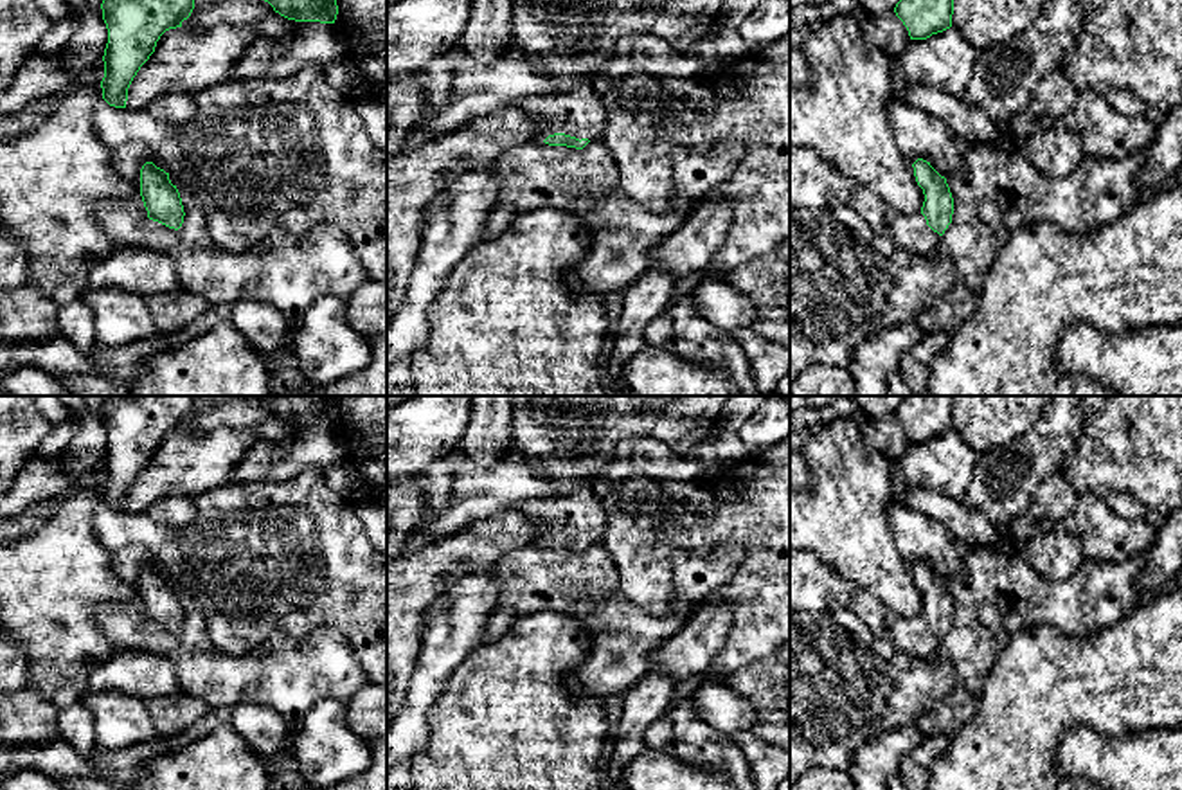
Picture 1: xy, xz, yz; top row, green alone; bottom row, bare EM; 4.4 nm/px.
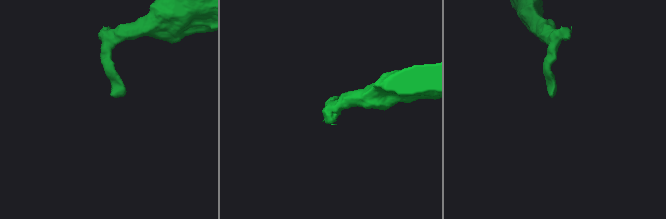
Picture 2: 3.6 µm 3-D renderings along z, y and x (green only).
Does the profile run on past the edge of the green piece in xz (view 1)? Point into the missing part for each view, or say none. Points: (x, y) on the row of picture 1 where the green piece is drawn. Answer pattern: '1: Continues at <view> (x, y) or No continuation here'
1: Continues at xz (580, 112)

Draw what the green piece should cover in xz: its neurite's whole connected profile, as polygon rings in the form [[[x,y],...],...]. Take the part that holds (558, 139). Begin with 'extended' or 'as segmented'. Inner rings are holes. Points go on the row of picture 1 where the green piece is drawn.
extended; [[[585,79],[572,90],[527,95],[511,106],[545,122],[536,142],[583,149],[588,142],[601,140],[606,128],[604,92],[604,79]]]

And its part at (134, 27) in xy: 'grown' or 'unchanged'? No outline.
unchanged

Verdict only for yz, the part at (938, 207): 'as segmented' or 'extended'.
extended

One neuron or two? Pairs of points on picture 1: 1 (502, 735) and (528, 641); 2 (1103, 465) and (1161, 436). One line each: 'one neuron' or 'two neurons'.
1: one neuron
2: one neuron

